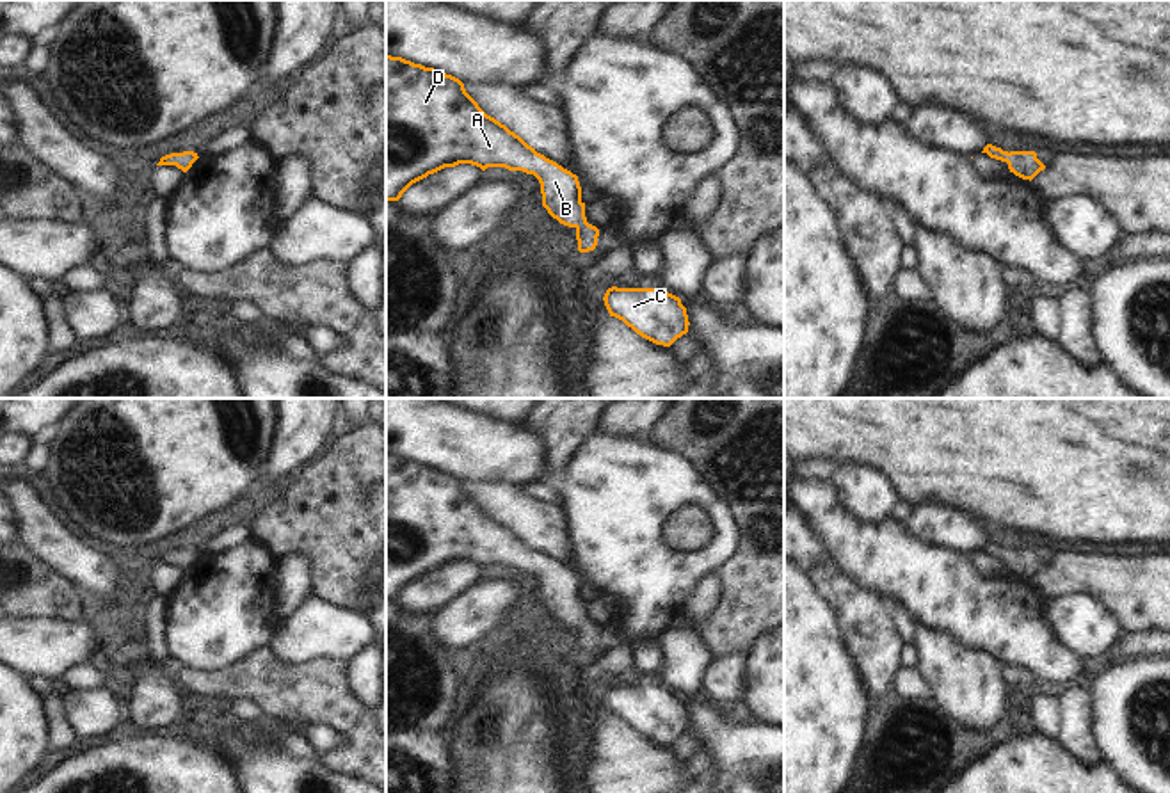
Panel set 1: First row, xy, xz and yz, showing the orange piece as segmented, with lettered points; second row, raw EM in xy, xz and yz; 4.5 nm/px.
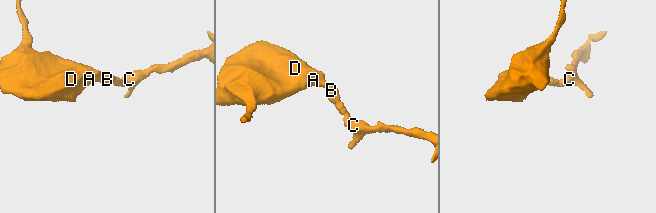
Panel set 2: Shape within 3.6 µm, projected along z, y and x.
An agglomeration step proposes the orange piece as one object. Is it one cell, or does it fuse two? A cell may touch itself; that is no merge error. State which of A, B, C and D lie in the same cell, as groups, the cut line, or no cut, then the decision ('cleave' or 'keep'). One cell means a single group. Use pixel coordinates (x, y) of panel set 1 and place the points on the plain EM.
groups A B C D; cut none; keep

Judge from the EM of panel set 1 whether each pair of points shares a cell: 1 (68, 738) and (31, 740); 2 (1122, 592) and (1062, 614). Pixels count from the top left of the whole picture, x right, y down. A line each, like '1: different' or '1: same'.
1: different
2: different

